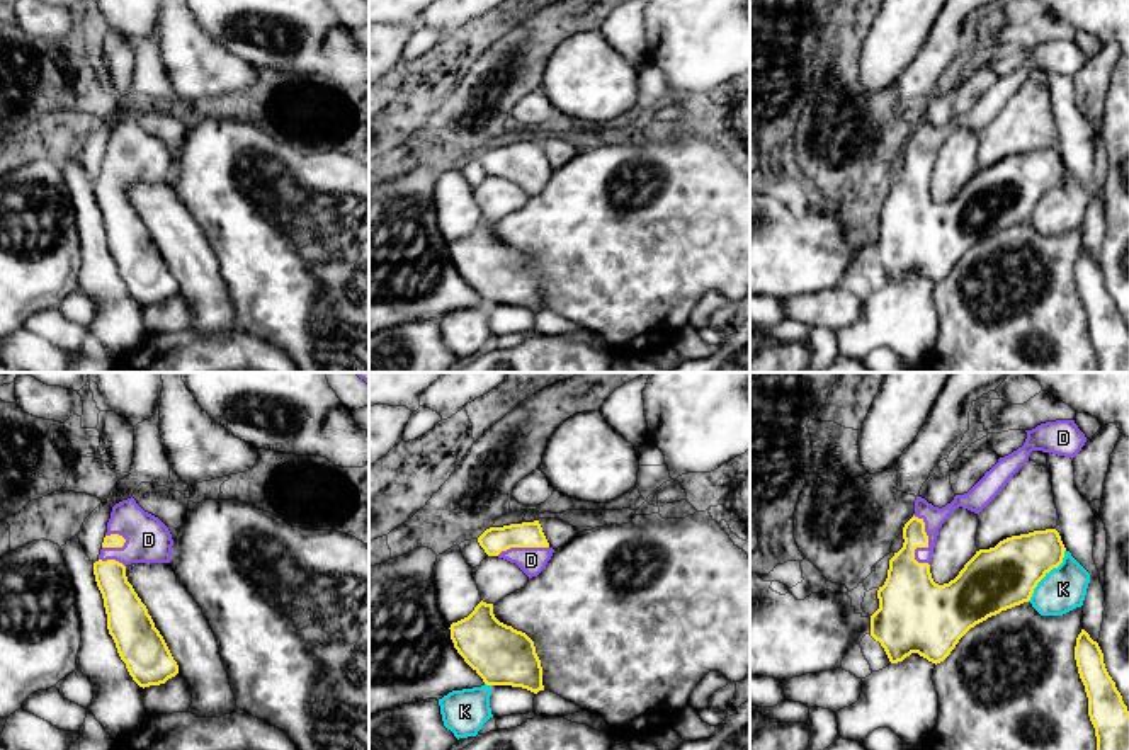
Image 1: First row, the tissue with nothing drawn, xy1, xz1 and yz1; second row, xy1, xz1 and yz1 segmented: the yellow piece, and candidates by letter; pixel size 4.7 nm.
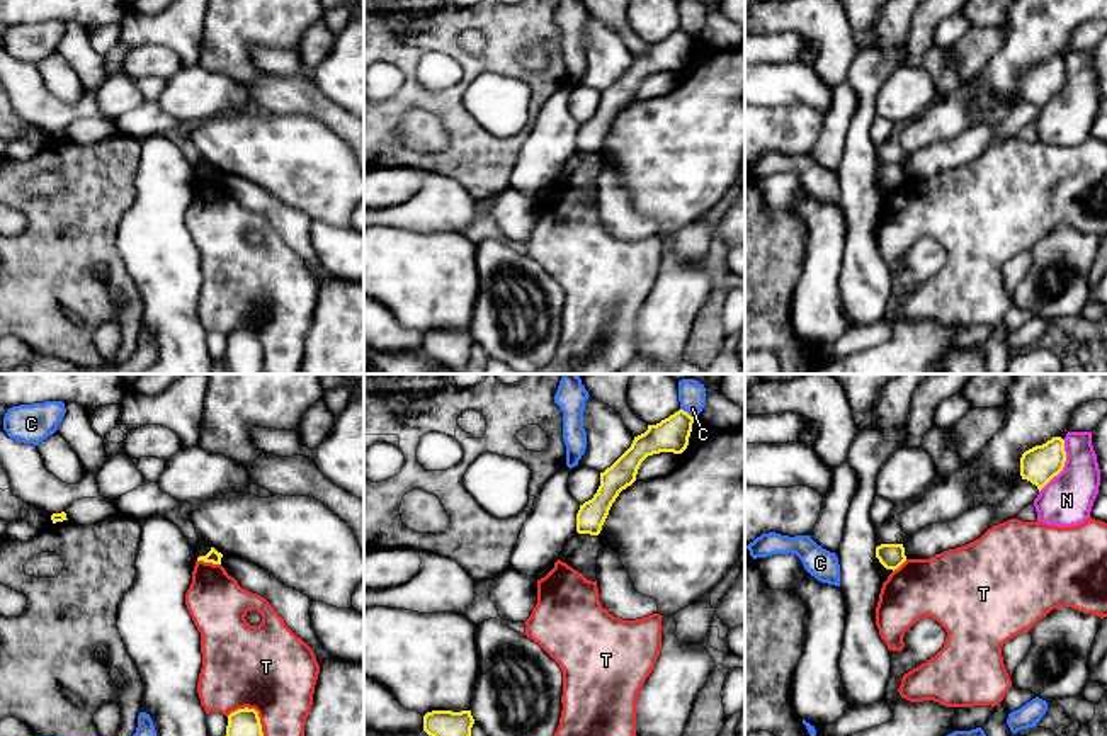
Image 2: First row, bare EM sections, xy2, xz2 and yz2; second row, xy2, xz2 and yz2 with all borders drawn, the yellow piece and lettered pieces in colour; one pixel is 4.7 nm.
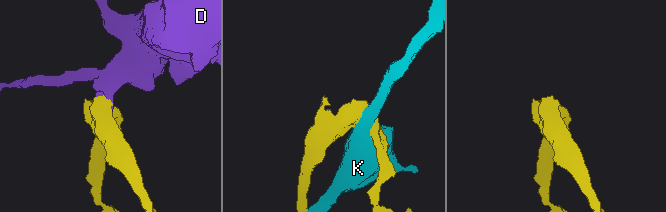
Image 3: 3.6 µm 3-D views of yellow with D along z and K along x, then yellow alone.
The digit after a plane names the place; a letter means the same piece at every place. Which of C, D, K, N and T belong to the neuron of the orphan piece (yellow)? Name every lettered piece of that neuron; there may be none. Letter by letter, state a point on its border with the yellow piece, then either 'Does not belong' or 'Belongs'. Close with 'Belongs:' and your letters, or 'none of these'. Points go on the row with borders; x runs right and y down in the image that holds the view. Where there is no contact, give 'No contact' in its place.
C: Touches yellow at xz2 (686, 412). Does not belong
D: Touches yellow at yz1 (925, 546). Belongs
K: Touches yellow at yz1 (1044, 575). Does not belong
N: Touches yellow at yz2 (1063, 466). Does not belong
T: Touches yellow at xy2 (254, 709). Does not belong
Belongs: D

